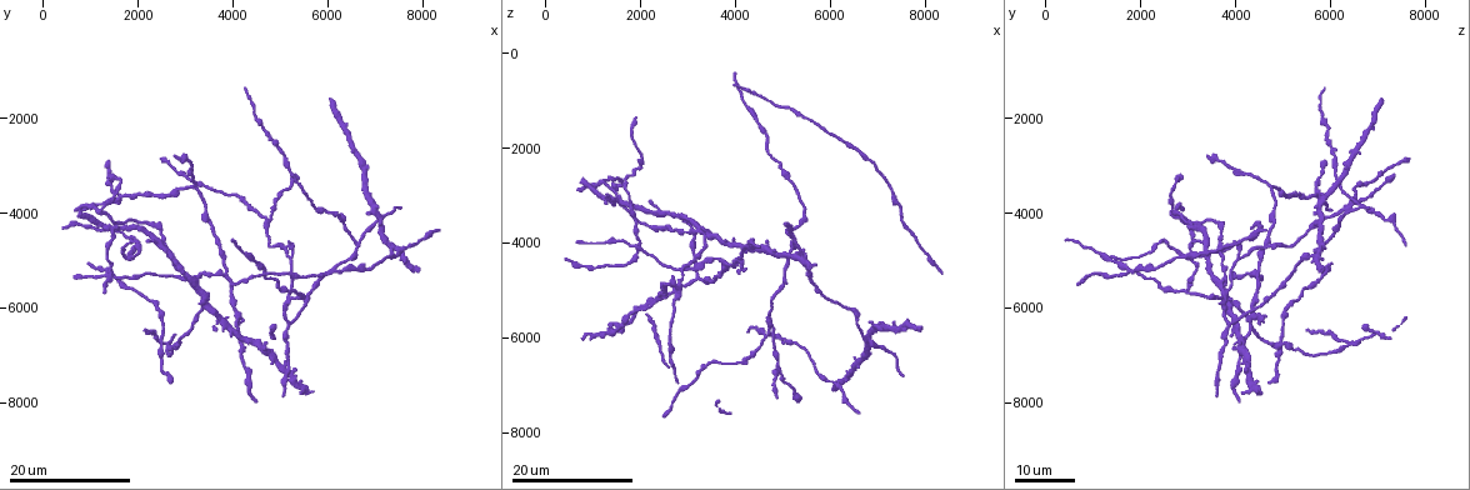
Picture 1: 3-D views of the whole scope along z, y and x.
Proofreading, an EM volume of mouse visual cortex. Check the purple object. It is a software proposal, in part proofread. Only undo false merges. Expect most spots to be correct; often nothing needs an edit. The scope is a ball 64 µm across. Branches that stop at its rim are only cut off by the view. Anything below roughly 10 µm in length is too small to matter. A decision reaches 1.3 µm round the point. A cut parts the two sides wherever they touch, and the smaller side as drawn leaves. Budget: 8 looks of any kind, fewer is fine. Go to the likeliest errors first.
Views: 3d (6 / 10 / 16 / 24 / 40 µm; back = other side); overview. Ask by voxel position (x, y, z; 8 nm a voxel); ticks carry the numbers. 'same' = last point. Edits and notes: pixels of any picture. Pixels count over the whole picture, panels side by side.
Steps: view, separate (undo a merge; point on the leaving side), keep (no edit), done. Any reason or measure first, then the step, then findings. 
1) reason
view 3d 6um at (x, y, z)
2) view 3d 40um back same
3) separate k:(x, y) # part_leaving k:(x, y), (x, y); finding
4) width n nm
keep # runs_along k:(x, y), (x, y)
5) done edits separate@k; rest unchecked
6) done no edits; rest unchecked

looks like a crossing
view 3d 24um at (1450, 4200, 3100)

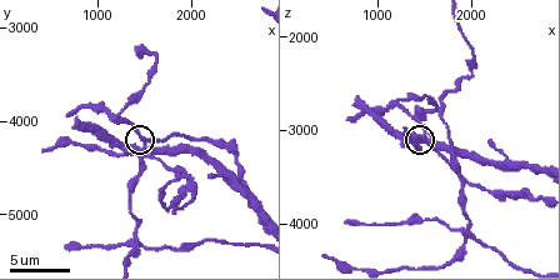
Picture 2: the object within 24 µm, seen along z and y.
view 3d 6um same

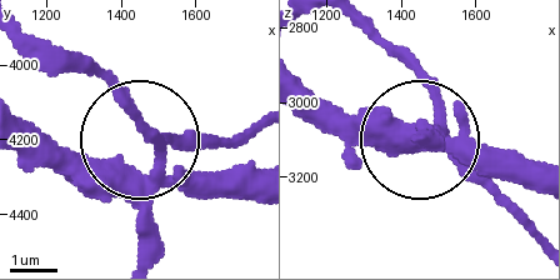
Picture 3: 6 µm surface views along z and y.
arms 5
keep # continuous, no second neuron

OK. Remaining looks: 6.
arms run side by side
view 3d 24um at (4700, 4150, 5800)

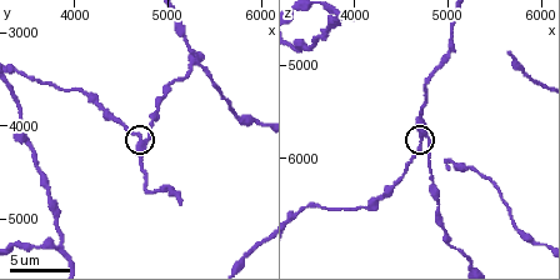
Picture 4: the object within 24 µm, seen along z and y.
view 3d 6um at (4750, 4150, 5750)

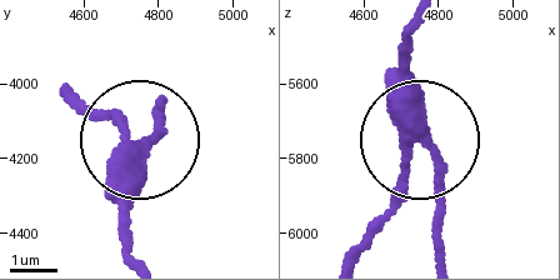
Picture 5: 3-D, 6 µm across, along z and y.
width 300 nm
keep # runs_along 5:(416, 24), (409, 179), (353, 246); one neuron here

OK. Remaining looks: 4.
three arms meet
view 3d 16um at (5250, 5800, 3750)

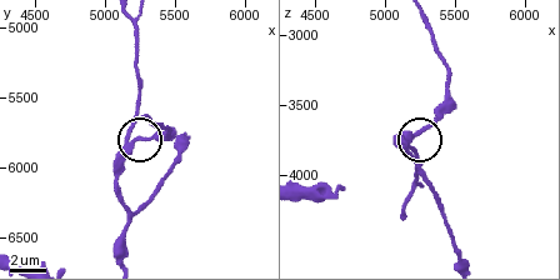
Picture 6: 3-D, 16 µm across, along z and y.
closer look
view 3d 10um at (5180, 5820, 3720)

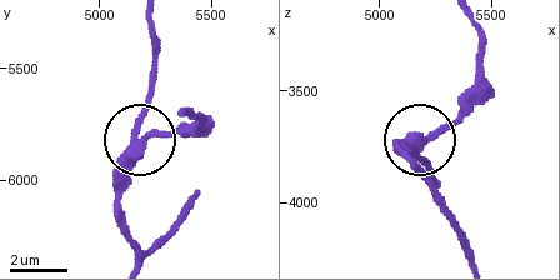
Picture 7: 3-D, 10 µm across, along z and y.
keep # runs_along 7:(123, 221), (123, 160), (139, 131), (151, 76); all the same neuron

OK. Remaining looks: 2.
arms part here
view 3d 16um at (3850, 5250, 4400)

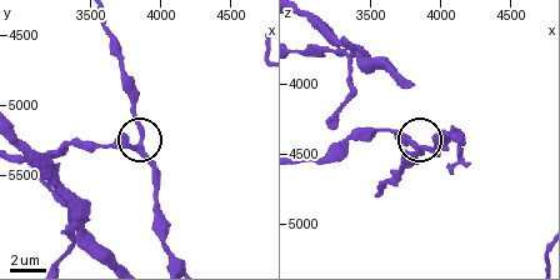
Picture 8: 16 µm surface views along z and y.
view 3d 6um at (3840, 5300, 4440)

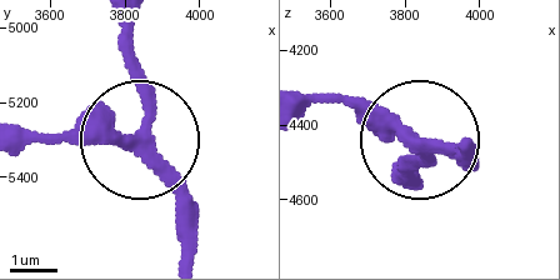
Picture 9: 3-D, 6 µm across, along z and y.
keep # runs_along 9:(181, 248), (178, 188), (145, 153), (121, 140), (30, 140); continuous, no second neuron

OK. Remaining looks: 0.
done no edits; rest unchecked

